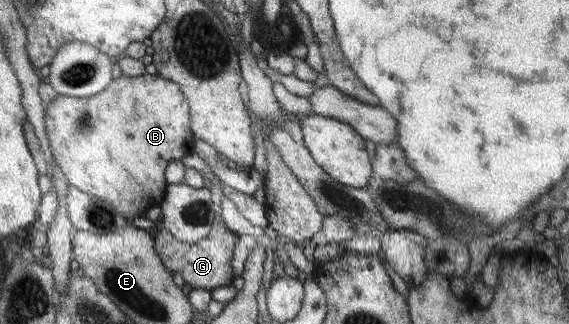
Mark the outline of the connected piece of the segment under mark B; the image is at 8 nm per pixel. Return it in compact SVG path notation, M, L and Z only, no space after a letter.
M148 73L142 74L141 76L121 75L113 79L101 92L87 98L56 95L55 98L45 104L44 107L44 125L46 137L49 141L50 152L52 157L56 160L58 167L61 169L63 176L67 179L68 184L81 192L109 203L119 214L131 219L144 216L148 208L160 203L164 195L164 188L167 185L164 179L164 170L167 163L181 160L184 156L193 153L194 137L190 129L189 117L189 107L187 106L187 102L185 102L185 98L181 96L179 87L174 82L161 78L158 74L149 75Z

